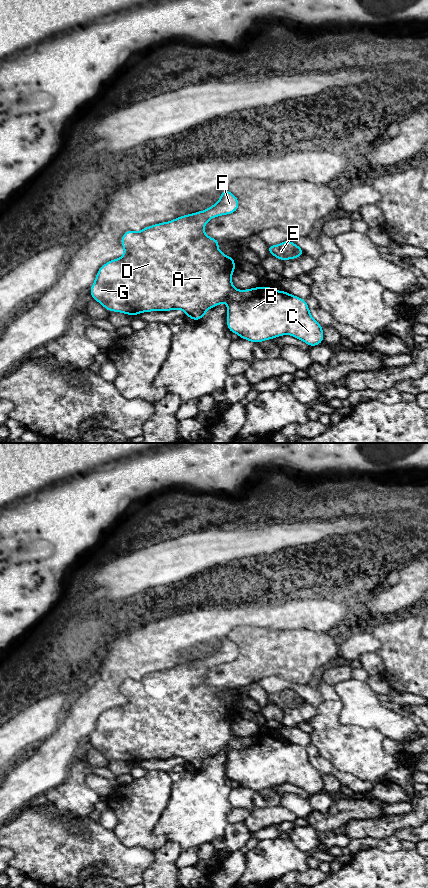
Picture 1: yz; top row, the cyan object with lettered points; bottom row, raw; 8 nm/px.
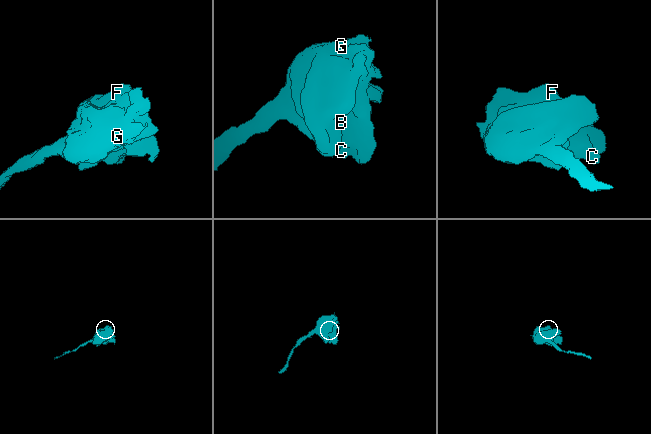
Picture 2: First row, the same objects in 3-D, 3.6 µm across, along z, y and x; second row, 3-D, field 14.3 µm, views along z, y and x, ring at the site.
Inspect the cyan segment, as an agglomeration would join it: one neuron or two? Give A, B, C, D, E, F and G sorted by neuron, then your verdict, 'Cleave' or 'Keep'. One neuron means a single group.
Groups: A B C D E F G. Keep

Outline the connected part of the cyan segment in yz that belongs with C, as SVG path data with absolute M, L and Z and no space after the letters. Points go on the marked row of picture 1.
M225 189L219 201L203 211L150 225L140 232L127 230L120 239L124 255L99 268L90 287L91 297L107 311L134 317L144 312L179 309L193 321L201 320L210 308L227 300L227 329L239 338L257 344L291 335L310 347L321 344L322 325L311 316L305 299L268 285L265 289L261 286L246 290L234 288L234 257L221 252L217 247L220 240L207 236L204 229L210 219L233 214L238 208L238 198Z

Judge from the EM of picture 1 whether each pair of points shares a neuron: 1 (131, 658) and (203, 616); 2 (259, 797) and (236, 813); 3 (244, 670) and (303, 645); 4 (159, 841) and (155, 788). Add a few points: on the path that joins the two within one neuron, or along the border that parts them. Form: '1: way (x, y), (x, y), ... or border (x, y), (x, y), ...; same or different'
1: way (149, 649), (180, 639), (185, 634); same
2: way (257, 804), (248, 812), (243, 813); same
3: way (259, 657), (264, 652), (288, 652); same
4: way (149, 830), (149, 802); same

